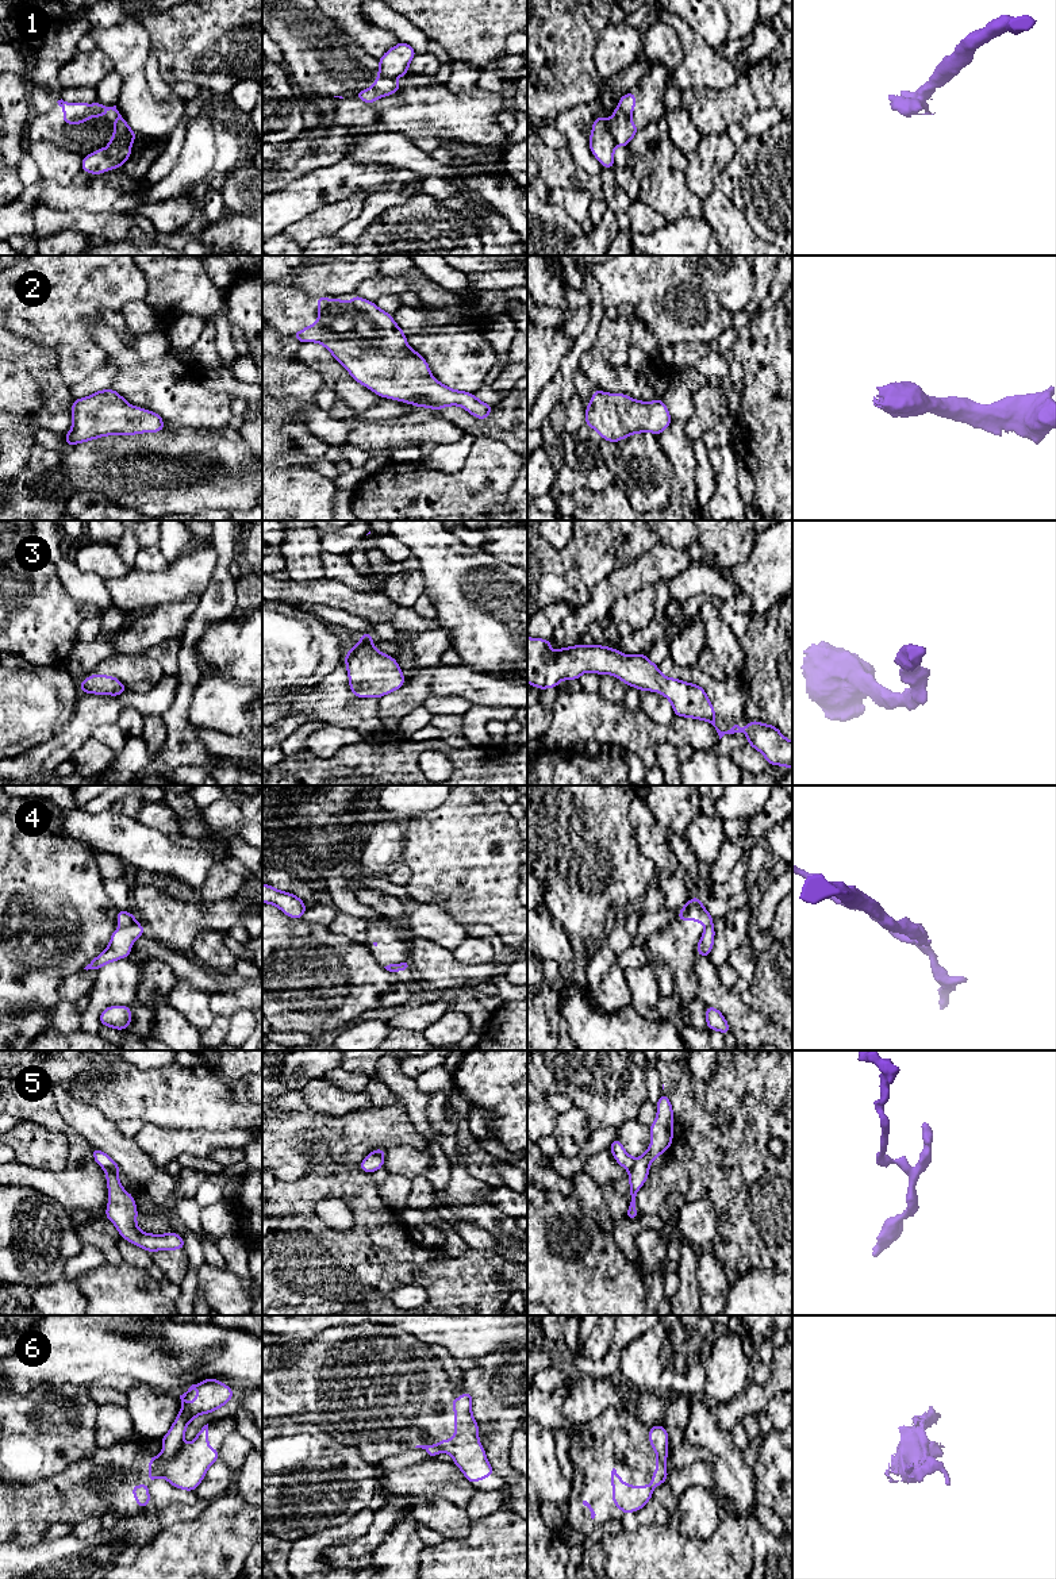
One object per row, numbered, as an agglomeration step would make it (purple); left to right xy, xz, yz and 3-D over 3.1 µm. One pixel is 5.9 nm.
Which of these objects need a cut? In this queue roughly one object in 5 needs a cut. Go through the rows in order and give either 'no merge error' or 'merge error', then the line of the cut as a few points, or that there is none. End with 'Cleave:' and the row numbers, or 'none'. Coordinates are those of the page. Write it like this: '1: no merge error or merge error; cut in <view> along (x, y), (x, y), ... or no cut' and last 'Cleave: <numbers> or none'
1: merge error; cut in yz along (607, 123), (607, 129), (617, 145)
2: no merge error; no cut
3: no merge error; no cut
4: merge error; cut in xy along (135, 921), (122, 926)
5: merge error; cut in xy along (103, 1168), (110, 1168), (116, 1175)
6: merge error; cut in xy along (181, 1447), (171, 1459), (161, 1458)
Cleave: 1, 4, 5, 6

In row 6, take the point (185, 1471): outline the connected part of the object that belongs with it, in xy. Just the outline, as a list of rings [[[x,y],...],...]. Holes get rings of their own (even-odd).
[[[208,1424],[204,1425],[196,1438],[183,1445],[172,1460],[164,1460],[162,1456],[150,1456],[149,1483],[145,1486],[134,1484],[133,1497],[141,1509],[150,1503],[149,1484],[158,1476],[166,1479],[172,1486],[195,1491],[204,1479],[207,1469],[219,1459],[219,1449],[208,1445]]]

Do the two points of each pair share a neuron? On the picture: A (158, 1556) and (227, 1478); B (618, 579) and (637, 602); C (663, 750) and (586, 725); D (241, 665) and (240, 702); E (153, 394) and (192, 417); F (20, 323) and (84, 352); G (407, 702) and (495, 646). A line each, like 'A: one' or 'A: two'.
A: two
B: two
C: two
D: two
E: one
F: one
G: two

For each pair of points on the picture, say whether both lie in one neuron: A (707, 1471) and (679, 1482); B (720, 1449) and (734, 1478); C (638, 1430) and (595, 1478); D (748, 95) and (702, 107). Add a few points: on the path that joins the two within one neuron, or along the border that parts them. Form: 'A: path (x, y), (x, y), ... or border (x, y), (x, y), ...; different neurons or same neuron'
A: path (701, 1474), (686, 1476); same neuron
B: path (725, 1456), (730, 1471); same neuron
C: path (625, 1441), (611, 1452), (611, 1462), (609, 1464); same neuron
D: path (737, 102), (726, 107), (713, 107); same neuron

